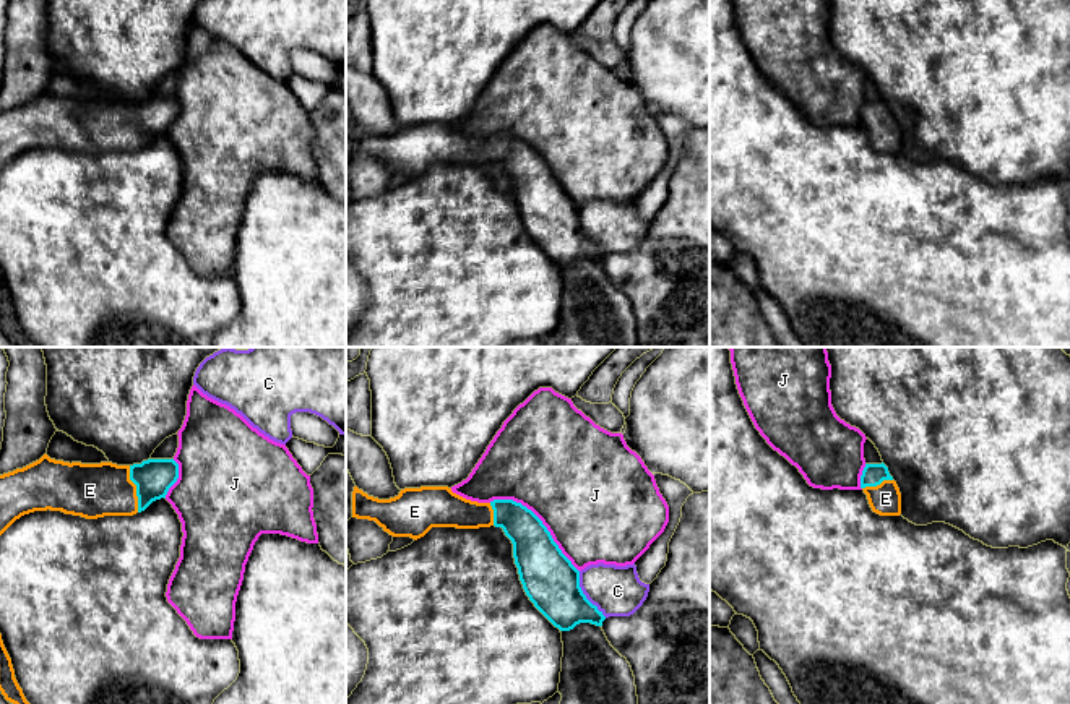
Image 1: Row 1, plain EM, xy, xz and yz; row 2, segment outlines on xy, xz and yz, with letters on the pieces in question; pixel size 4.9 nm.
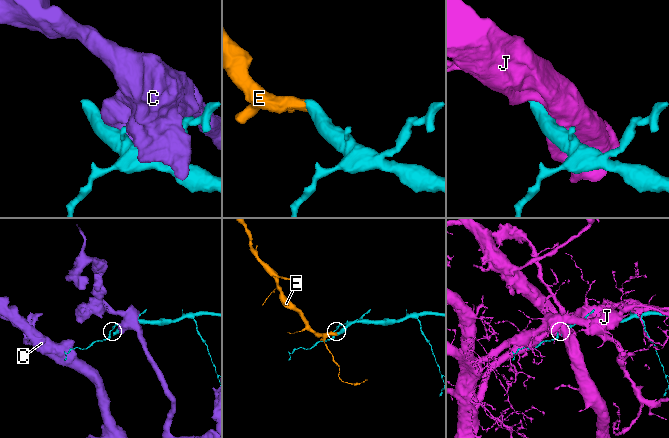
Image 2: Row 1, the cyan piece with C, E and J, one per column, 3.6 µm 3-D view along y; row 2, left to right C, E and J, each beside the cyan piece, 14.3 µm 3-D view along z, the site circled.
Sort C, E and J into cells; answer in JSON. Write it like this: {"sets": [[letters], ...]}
{"sets": [["C"], ["E"], ["J"]]}

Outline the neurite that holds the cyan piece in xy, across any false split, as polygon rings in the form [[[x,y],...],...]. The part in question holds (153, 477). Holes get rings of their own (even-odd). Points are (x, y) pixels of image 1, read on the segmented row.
[[[50,459],[0,475],[0,535],[21,516],[34,511],[97,519],[133,516],[166,498],[179,479],[174,459],[141,464],[81,464]]]

